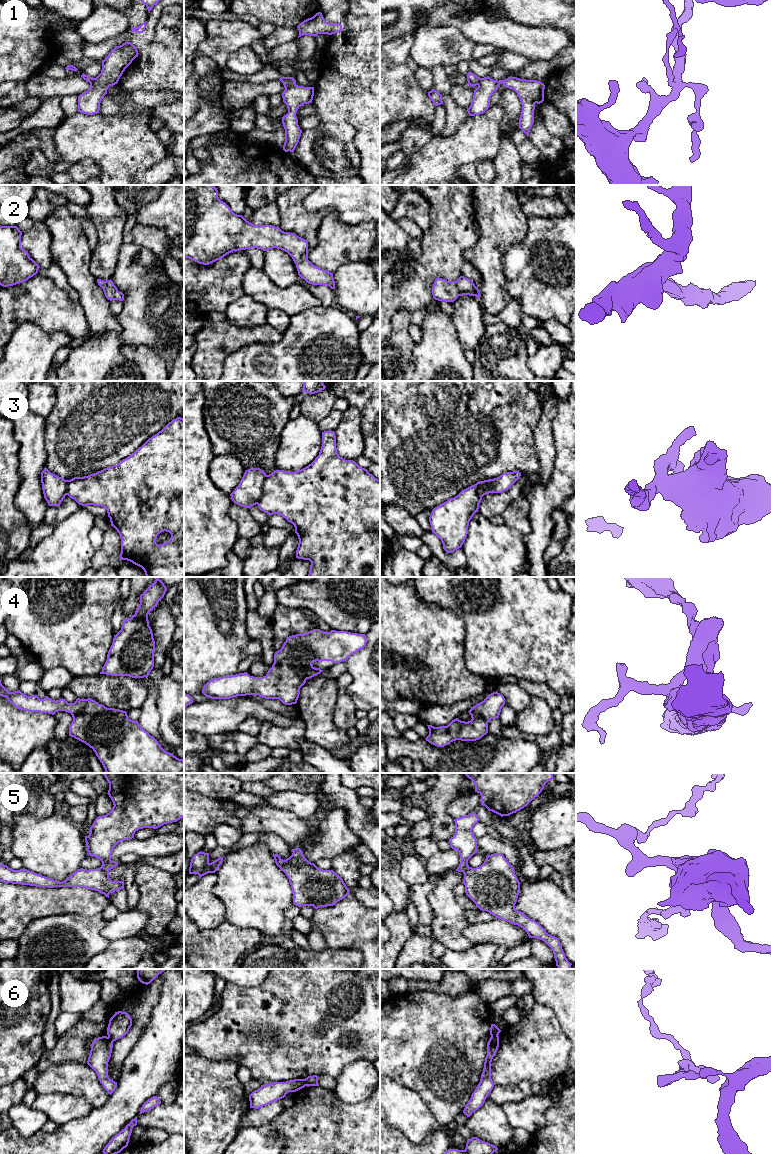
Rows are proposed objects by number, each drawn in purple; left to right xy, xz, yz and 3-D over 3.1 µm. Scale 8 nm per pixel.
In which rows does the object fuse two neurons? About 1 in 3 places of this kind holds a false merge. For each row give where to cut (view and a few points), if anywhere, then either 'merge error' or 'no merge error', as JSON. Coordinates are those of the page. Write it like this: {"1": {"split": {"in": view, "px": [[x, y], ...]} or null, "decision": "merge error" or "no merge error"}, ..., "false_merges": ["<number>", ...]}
{"1": {"split": {"in": "xz", "px": [[296, 85], [285, 89]]}, "decision": "merge error"}, "2": {"split": null, "decision": "no merge error"}, "3": {"split": {"in": "xz", "px": [[267, 475], [263, 484], [262, 495], [256, 503]]}, "decision": "merge error"}, "4": {"split": null, "decision": "no merge error"}, "5": {"split": {"in": "xz", "px": [[292, 853], [296, 857], [308, 862]]}, "decision": "merge error"}, "6": {"split": {"in": "xz", "px": [[303, 1079], [306, 1085]]}, "decision": "merge error"}, "false_merges": ["1", "3", "5", "6"]}

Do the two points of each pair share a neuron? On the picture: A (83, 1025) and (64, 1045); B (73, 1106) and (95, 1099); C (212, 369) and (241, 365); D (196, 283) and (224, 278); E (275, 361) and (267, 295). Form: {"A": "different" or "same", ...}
{"A": "same", "B": "different", "C": "different", "D": "same", "E": "different"}

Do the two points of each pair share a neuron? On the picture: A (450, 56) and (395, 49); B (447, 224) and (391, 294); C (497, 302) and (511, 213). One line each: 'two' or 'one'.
A: two
B: one
C: one

